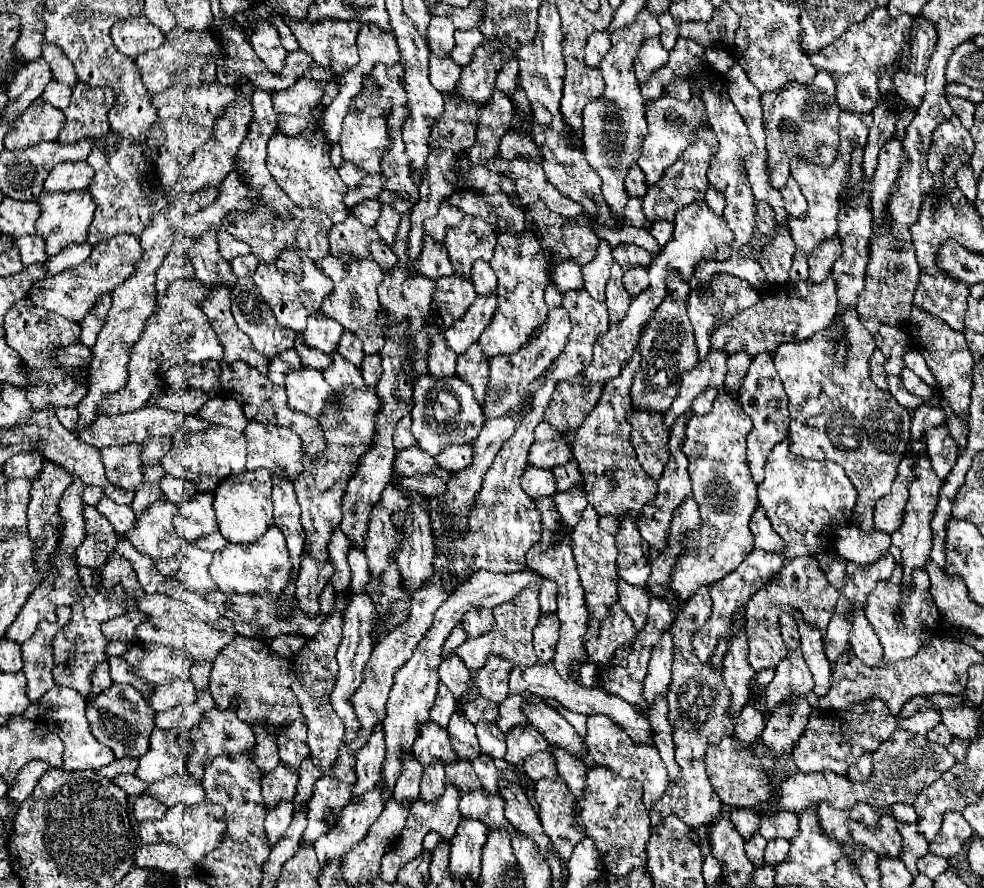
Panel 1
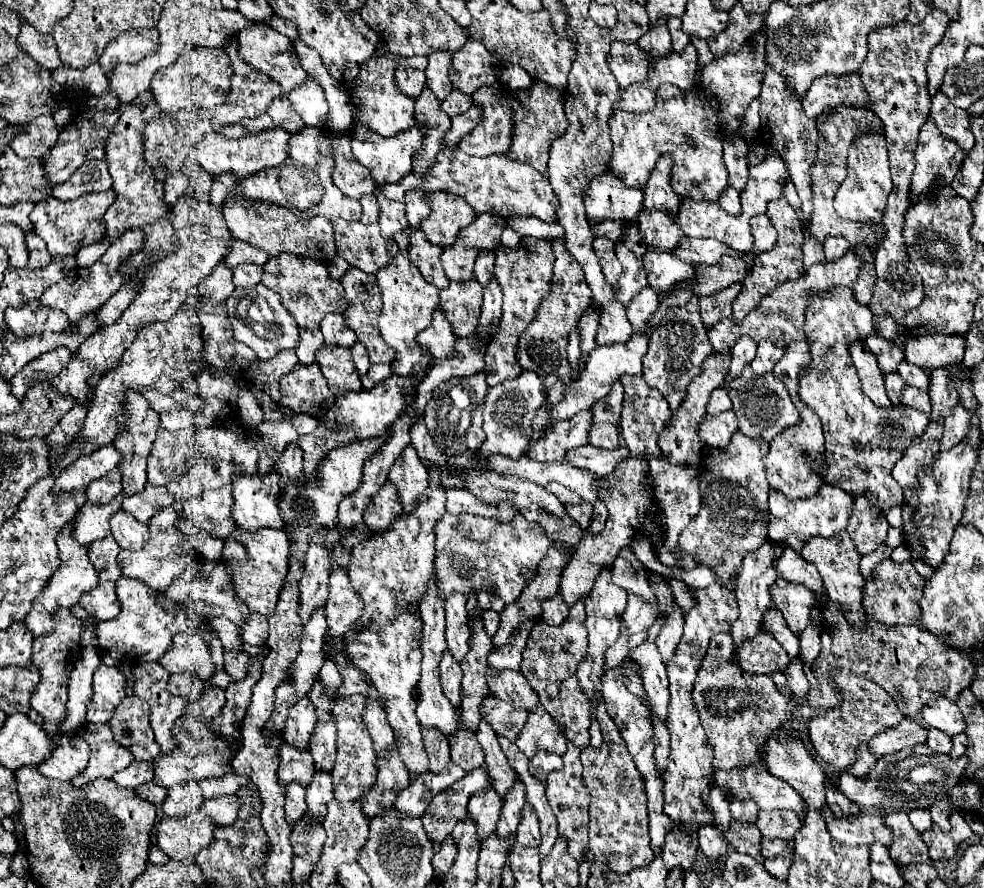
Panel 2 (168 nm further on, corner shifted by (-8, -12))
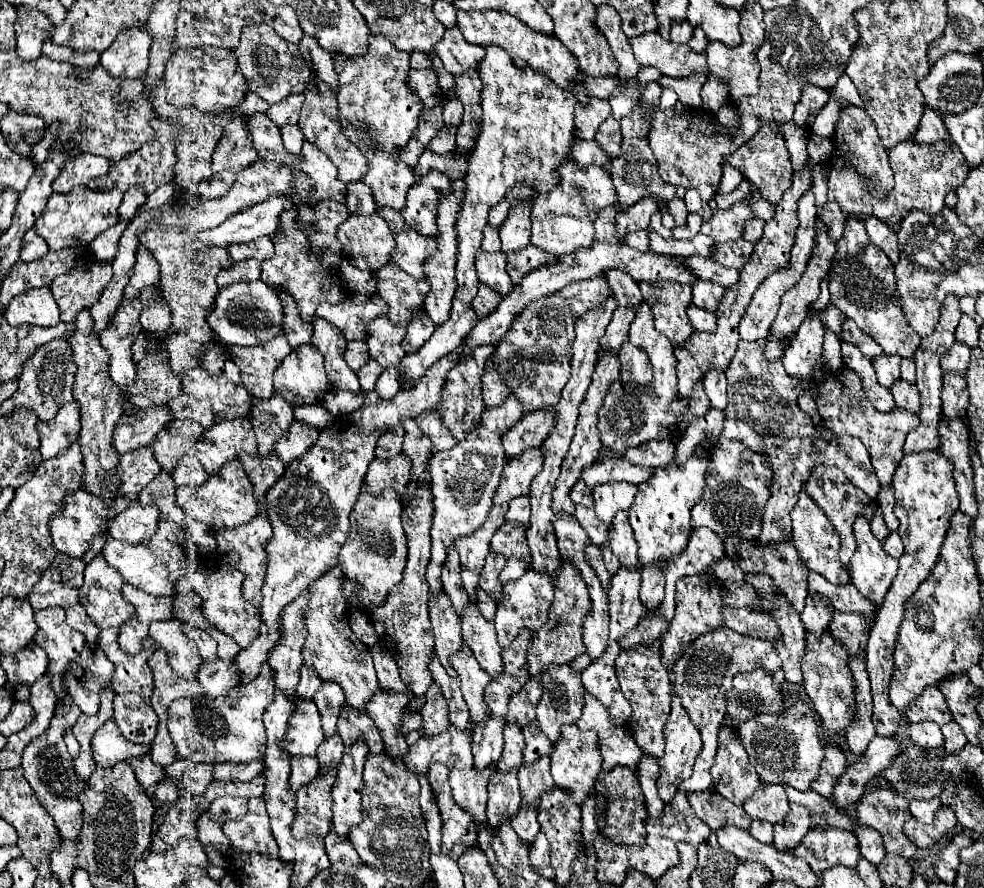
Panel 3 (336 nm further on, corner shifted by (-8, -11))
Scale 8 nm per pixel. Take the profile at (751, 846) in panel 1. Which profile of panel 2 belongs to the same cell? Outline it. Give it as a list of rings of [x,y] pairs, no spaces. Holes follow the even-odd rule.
[[[732,821],[724,837],[738,853],[746,853],[754,857],[758,863],[764,863],[764,857],[760,853],[762,833],[756,829],[756,825],[740,825],[738,821]]]

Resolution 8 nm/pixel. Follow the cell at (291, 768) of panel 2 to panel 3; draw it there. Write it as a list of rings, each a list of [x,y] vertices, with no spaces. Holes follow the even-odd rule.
[[[298,698],[284,736],[284,750],[288,750],[290,756],[314,756],[320,740],[324,740],[324,732],[318,706],[314,700]]]

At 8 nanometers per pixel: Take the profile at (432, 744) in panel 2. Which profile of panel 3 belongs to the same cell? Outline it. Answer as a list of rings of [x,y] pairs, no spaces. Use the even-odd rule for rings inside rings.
[[[436,682],[430,684],[426,692],[426,704],[420,710],[424,722],[422,722],[422,732],[426,736],[434,736],[440,732],[446,732],[448,728],[448,704],[440,692],[440,686]]]

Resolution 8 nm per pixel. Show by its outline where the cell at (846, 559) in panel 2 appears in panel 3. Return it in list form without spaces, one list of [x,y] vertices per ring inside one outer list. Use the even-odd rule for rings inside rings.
[[[802,488],[798,494],[798,502],[790,512],[792,518],[792,534],[794,534],[794,546],[800,552],[800,558],[812,572],[822,574],[832,584],[848,584],[850,574],[848,568],[840,564],[838,550],[840,550],[840,538],[836,536],[836,530],[832,528],[830,520],[824,516],[824,512],[818,508],[818,504],[808,496],[808,492]]]

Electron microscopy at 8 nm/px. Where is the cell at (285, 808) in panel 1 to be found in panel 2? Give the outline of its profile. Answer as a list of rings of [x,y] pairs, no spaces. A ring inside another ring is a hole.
[[[288,785],[284,811],[286,811],[286,821],[288,821],[290,827],[294,827],[294,823],[302,819],[304,809],[306,809],[306,805],[304,805],[304,789],[300,789],[300,785]]]

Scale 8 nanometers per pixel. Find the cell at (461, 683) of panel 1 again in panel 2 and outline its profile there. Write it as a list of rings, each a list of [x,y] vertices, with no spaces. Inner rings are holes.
[[[452,593],[446,601],[446,643],[450,655],[462,663],[468,655],[468,613],[466,613],[466,599],[460,597],[460,593]]]

